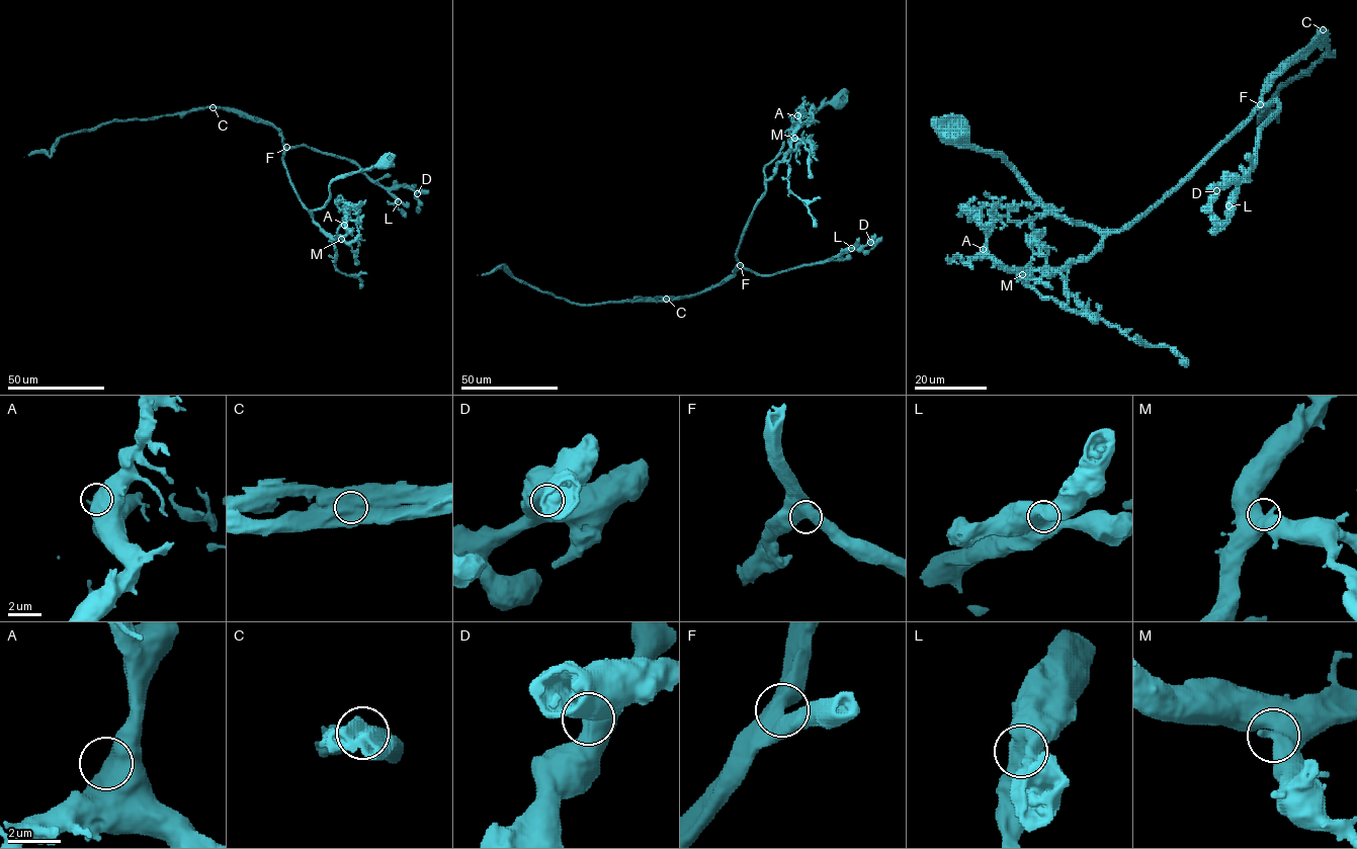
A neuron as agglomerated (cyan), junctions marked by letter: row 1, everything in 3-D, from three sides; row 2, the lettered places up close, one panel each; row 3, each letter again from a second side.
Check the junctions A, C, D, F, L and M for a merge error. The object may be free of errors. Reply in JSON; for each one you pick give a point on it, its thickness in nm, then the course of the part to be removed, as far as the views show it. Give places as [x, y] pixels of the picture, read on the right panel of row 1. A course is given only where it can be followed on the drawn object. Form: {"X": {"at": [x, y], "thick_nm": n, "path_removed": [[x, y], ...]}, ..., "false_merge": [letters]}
{"C": {"at": [1323, 29], "thick_nm": 1300, "path_removed": [[1323, 29], [1298, 59], [1291, 59], [1266, 92]]}, "false_merge": ["C"]}

